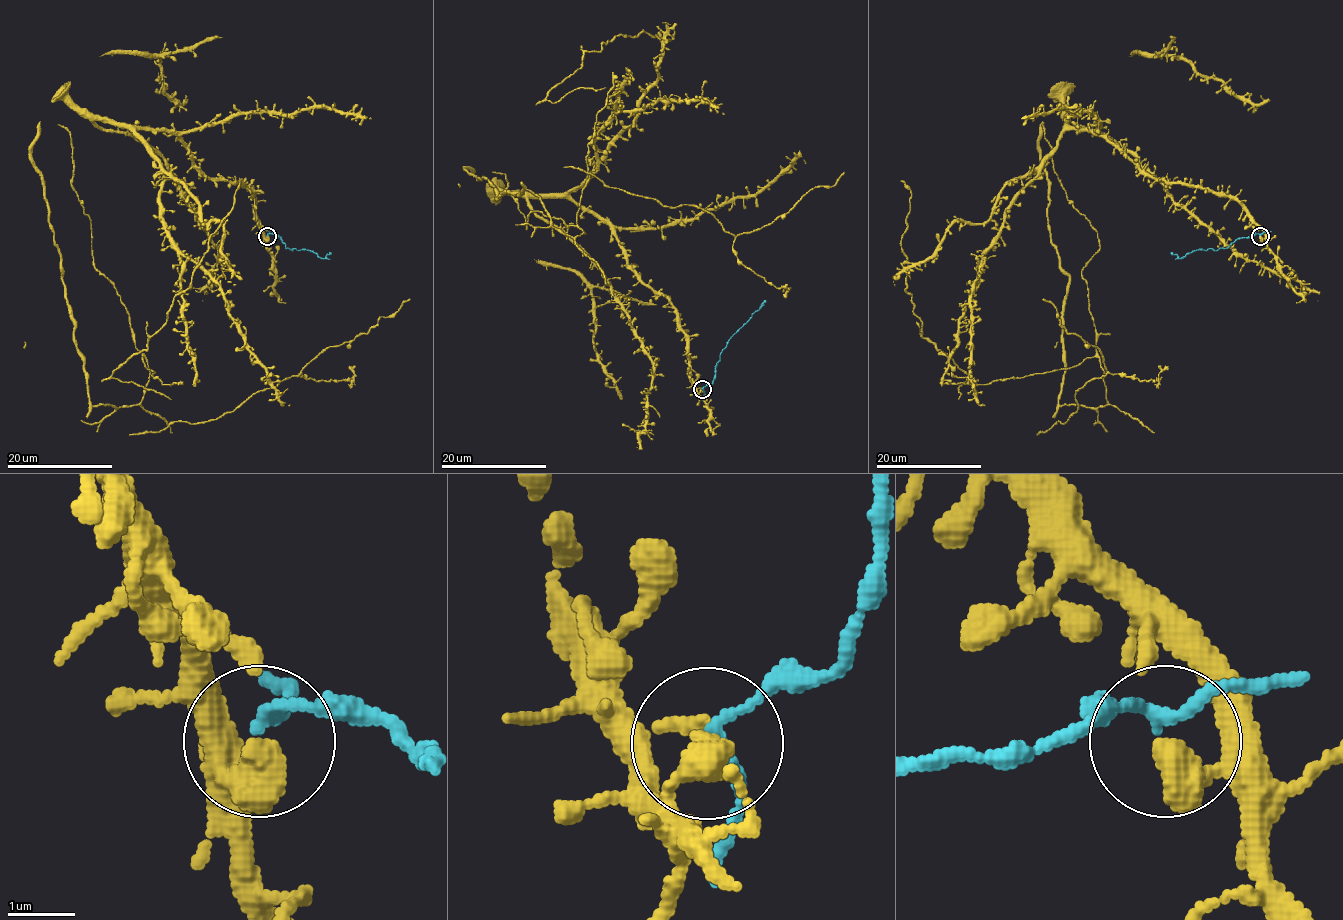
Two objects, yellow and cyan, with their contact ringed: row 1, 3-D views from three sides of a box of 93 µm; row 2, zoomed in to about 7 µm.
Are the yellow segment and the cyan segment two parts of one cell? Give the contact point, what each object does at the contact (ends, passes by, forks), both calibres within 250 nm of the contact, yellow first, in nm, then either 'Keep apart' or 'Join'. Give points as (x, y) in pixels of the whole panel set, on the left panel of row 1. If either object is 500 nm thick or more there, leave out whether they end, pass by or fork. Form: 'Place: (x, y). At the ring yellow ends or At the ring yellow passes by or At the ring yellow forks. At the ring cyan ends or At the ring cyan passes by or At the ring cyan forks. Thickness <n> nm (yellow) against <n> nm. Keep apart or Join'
Place: (267, 236). Thickness 550 nm (yellow) against 150 nm. Keep apart

